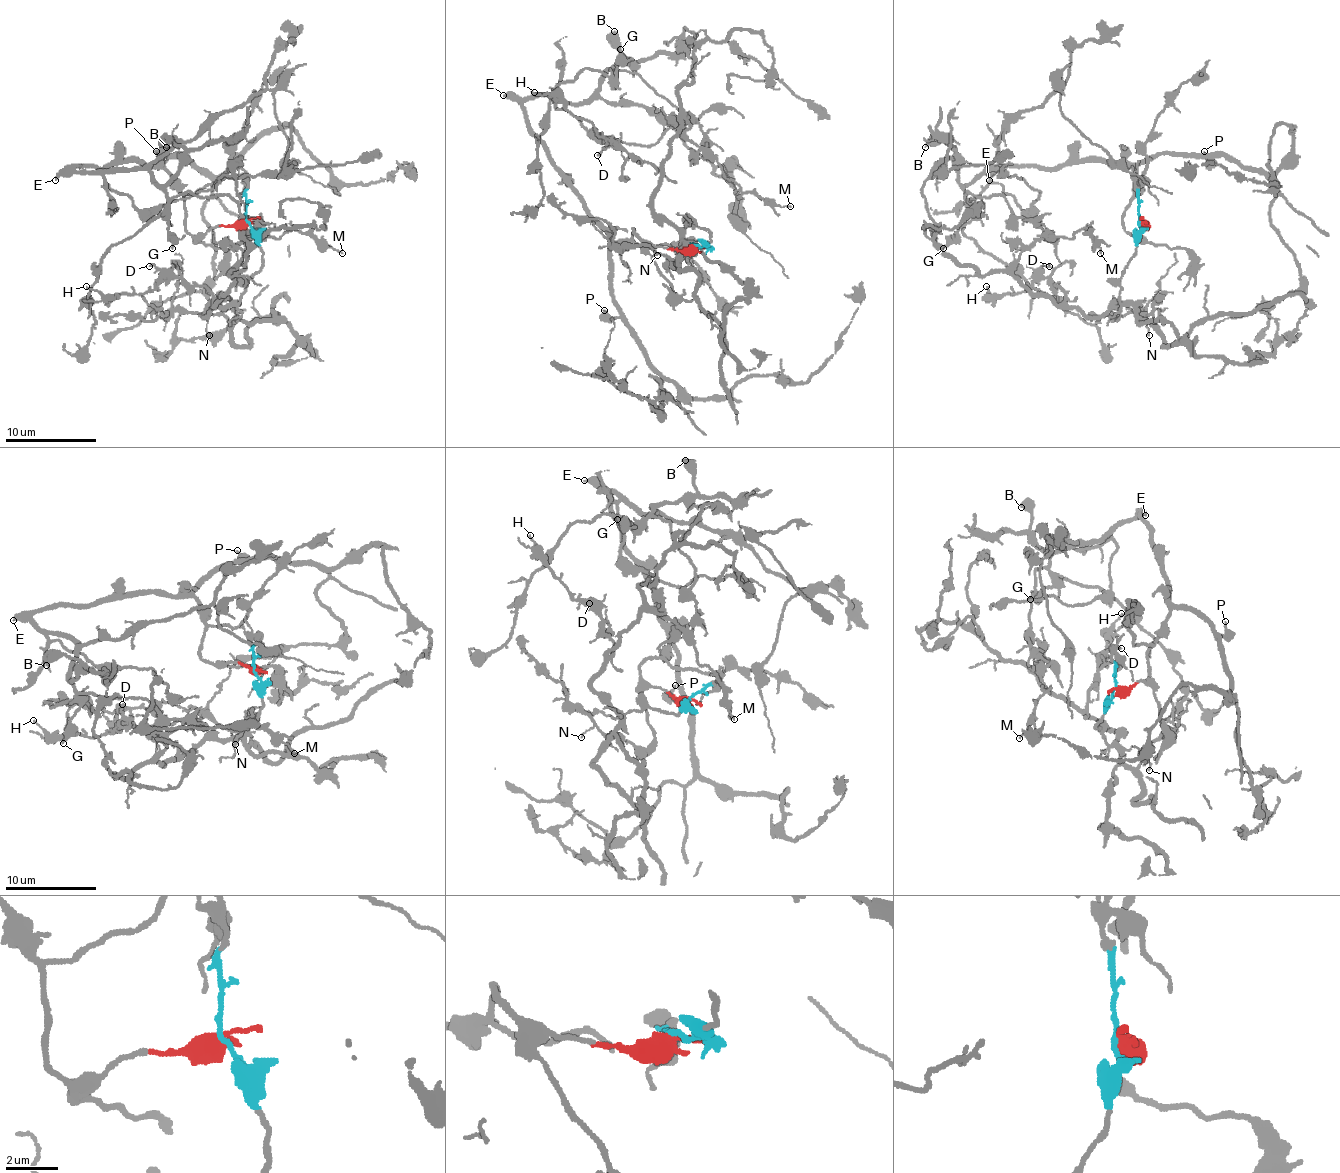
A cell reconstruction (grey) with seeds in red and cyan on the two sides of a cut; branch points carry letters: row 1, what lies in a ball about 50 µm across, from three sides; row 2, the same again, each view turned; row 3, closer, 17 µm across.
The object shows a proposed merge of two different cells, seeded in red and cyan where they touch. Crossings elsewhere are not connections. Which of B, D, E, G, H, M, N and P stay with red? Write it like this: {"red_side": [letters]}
{"red_side": ["B", "E", "G", "P"]}

